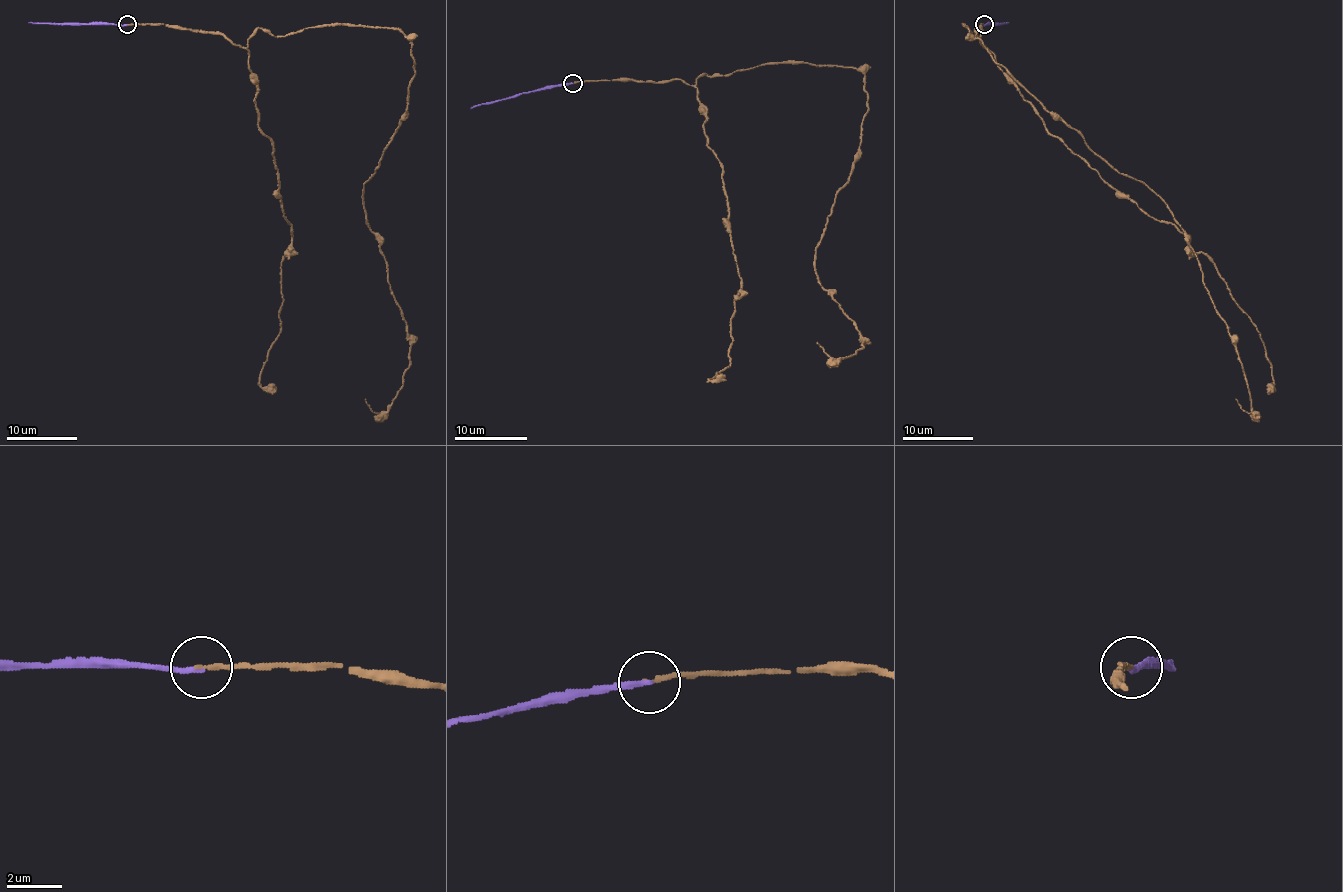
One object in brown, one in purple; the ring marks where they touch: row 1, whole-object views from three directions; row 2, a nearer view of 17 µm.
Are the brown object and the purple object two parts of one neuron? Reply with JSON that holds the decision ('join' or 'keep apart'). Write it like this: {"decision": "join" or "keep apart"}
{"decision": "keep apart"}

